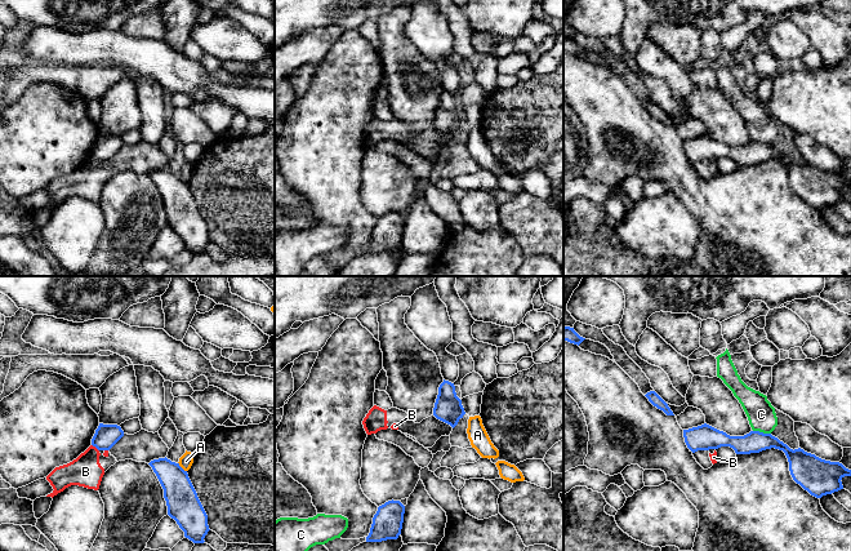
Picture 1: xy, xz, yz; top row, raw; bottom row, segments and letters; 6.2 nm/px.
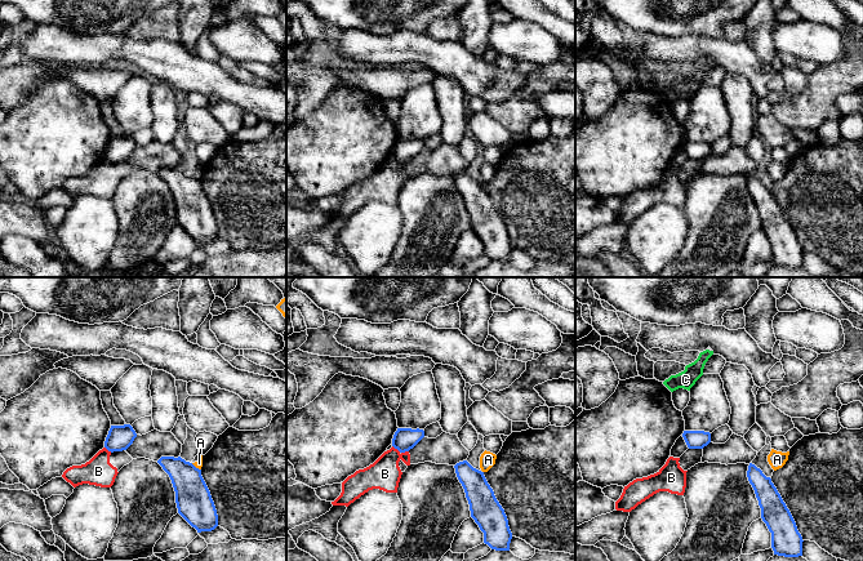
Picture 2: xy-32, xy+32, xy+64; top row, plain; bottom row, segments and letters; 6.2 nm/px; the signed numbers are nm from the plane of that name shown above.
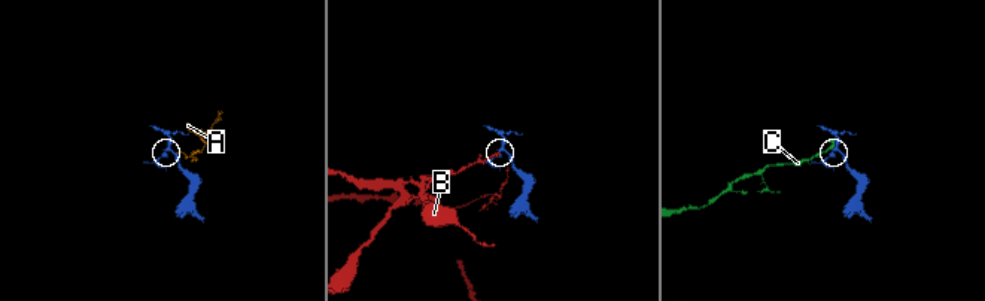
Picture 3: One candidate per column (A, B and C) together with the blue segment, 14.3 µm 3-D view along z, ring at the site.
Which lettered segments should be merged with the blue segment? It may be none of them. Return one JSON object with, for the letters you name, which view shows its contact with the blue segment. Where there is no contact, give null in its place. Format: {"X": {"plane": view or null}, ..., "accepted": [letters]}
{"accepted": []}

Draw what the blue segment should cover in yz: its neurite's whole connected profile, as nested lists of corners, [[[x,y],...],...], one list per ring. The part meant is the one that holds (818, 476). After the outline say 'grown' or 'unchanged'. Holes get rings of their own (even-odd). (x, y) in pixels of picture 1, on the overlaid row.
[[[704,423],[683,430],[683,437],[692,453],[721,446],[730,446],[736,454],[759,453],[771,448],[783,450],[788,458],[793,480],[816,498],[843,489],[841,480],[851,476],[851,470],[842,463],[821,459],[801,448],[793,450],[771,434],[750,431],[744,436],[730,436]]] | unchanged

